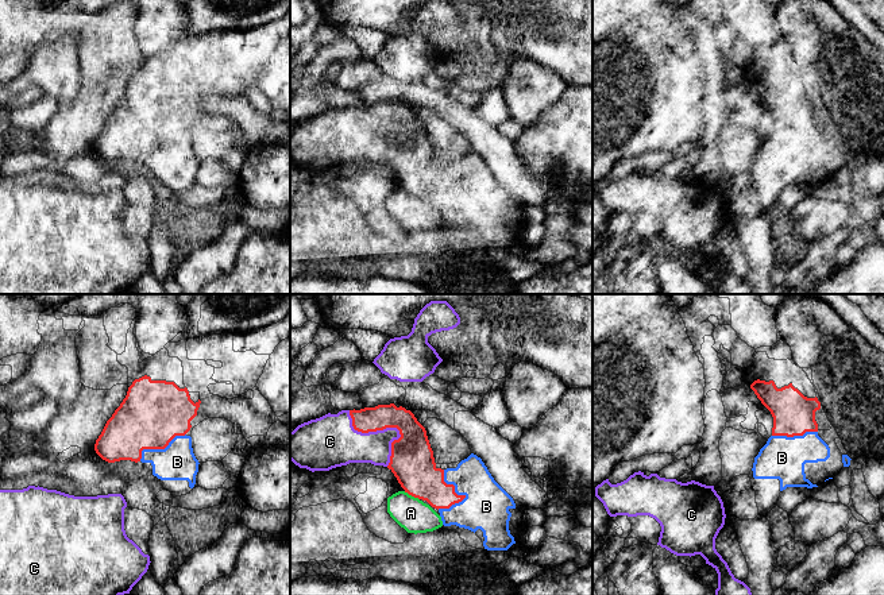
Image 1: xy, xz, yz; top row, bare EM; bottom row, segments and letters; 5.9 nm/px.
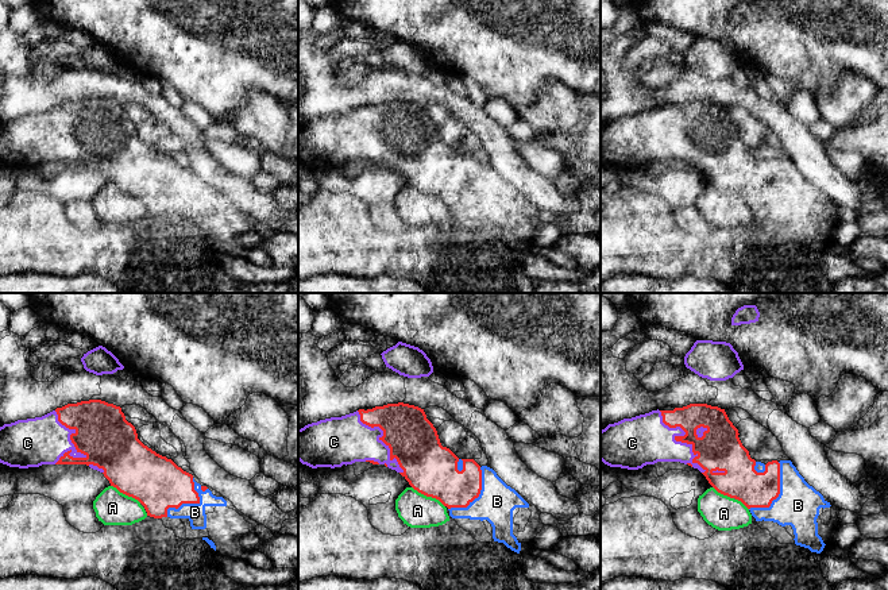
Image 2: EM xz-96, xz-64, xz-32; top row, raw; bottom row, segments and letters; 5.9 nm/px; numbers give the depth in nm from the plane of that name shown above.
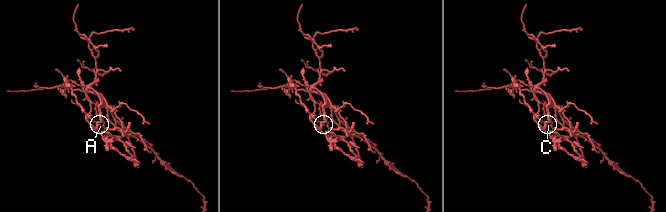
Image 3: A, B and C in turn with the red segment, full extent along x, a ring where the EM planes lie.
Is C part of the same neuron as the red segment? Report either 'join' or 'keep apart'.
join

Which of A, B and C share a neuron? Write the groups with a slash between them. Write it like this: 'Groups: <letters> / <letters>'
Groups: A / B C

